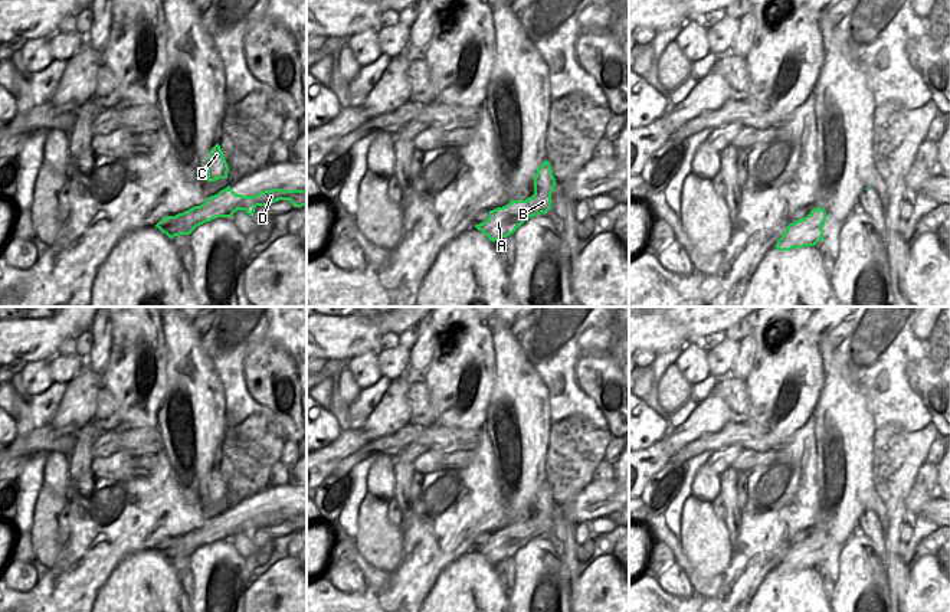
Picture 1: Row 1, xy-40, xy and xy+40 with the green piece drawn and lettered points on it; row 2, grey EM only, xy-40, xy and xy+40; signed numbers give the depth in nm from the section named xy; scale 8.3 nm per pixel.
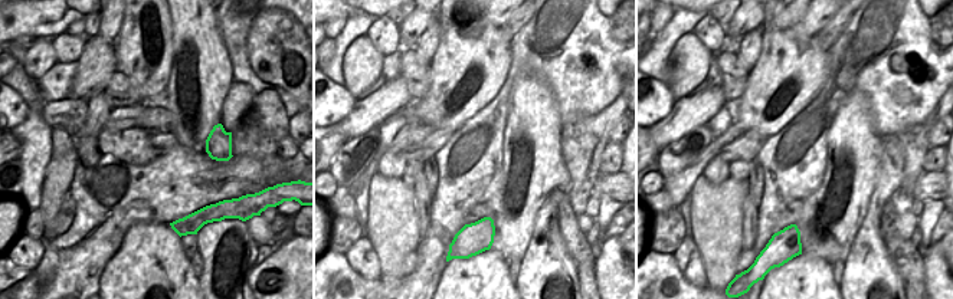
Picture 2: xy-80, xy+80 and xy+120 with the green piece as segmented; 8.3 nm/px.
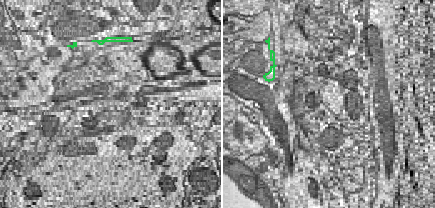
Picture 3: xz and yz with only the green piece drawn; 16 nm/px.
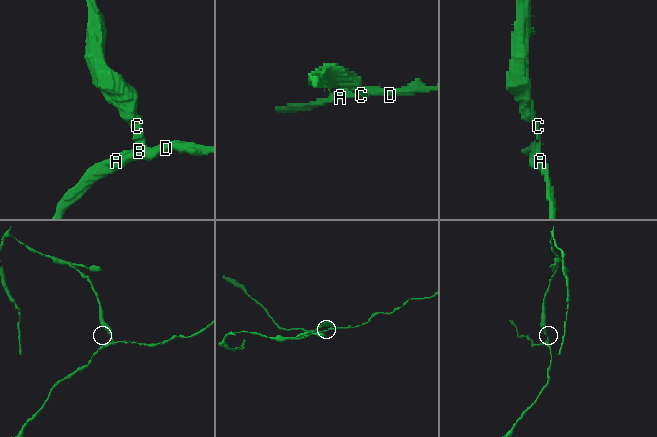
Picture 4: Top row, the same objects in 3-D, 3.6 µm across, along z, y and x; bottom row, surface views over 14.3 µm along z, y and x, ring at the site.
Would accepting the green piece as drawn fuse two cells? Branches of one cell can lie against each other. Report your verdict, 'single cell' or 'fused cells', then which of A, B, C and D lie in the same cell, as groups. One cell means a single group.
fused cells; groups A B D / C

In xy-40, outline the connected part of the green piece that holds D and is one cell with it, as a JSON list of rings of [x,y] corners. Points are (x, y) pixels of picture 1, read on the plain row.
[[[227,508],[200,528],[176,539],[163,540],[155,550],[173,562],[180,557],[190,557],[197,549],[213,541],[232,540],[238,533],[245,533],[249,539],[253,539],[258,528],[269,528],[278,523],[289,523],[294,530],[307,528],[307,513],[272,511],[255,518],[242,518]]]

